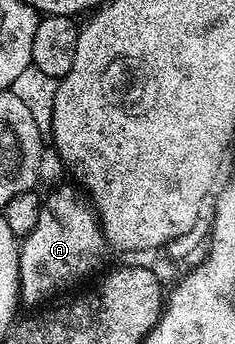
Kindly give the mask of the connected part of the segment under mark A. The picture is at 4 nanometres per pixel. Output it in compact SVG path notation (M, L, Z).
M74 184L71 185L63 185L45 197L37 227L22 238L19 247L19 300L24 306L39 305L54 293L85 280L90 273L98 274L104 268L103 260L109 254L107 237L90 200Z

